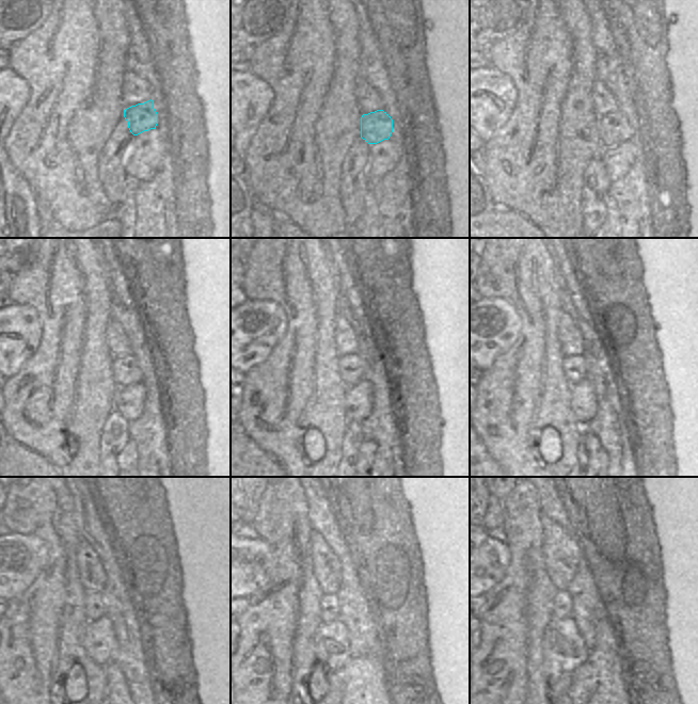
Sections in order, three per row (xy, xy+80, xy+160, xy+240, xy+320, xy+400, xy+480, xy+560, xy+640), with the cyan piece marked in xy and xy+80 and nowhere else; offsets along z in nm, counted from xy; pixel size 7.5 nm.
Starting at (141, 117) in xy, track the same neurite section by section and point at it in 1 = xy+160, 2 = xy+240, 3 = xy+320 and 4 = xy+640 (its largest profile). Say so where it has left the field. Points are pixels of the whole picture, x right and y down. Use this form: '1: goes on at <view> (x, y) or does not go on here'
1: goes on at xy+160 (614, 128)
2: goes on at xy+240 (126, 371)
3: goes on at xy+320 (351, 367)
4: goes on at xy+640 (562, 602)

